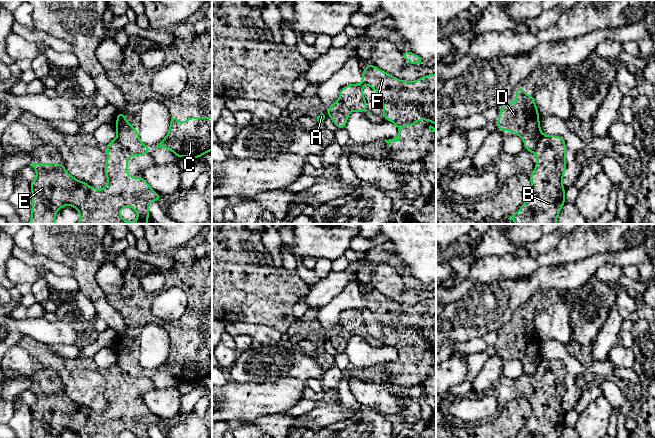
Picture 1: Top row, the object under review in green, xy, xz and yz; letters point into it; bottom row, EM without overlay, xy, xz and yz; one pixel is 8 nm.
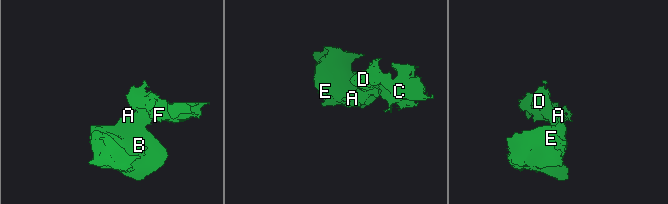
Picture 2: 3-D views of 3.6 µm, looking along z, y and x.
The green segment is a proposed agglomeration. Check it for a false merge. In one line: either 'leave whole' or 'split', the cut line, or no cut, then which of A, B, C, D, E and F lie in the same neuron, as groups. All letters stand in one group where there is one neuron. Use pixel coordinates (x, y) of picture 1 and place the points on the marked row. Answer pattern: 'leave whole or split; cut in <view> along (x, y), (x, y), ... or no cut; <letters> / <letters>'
split; cut in xy along (116, 138), (124, 152), (144, 152); A B E / C D F

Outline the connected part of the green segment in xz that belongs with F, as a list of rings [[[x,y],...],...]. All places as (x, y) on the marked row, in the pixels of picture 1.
[[[368,63],[362,71],[362,83],[344,86],[340,90],[339,100],[351,111],[369,111],[362,92],[364,85],[375,90],[383,102],[381,115],[398,128],[395,138],[384,140],[388,145],[399,141],[402,126],[414,126],[418,120],[436,123],[436,74],[406,82]]]

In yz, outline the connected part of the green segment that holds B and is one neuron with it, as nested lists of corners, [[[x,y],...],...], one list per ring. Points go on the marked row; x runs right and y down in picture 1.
[[[542,134],[533,153],[538,162],[534,172],[529,176],[532,184],[531,191],[522,207],[508,219],[516,224],[557,224],[557,216],[565,201],[565,188],[562,179],[566,170],[566,145],[561,136]]]

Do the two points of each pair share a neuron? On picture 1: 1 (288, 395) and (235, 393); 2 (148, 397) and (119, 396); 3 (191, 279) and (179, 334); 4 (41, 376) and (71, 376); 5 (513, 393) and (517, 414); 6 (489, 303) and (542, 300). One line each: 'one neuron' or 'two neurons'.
1: one neuron
2: two neurons
3: one neuron
4: two neurons
5: two neurons
6: two neurons

